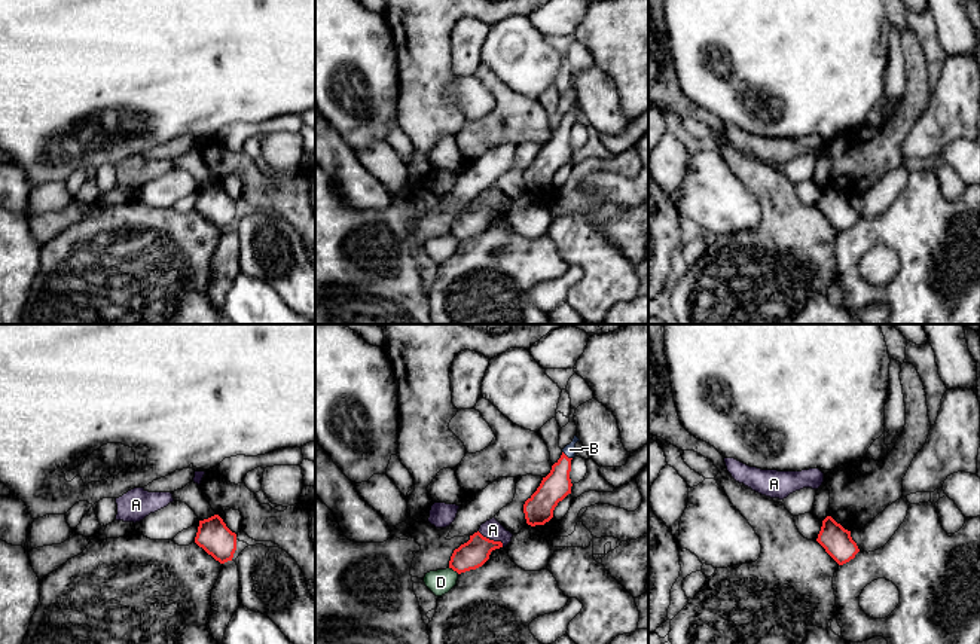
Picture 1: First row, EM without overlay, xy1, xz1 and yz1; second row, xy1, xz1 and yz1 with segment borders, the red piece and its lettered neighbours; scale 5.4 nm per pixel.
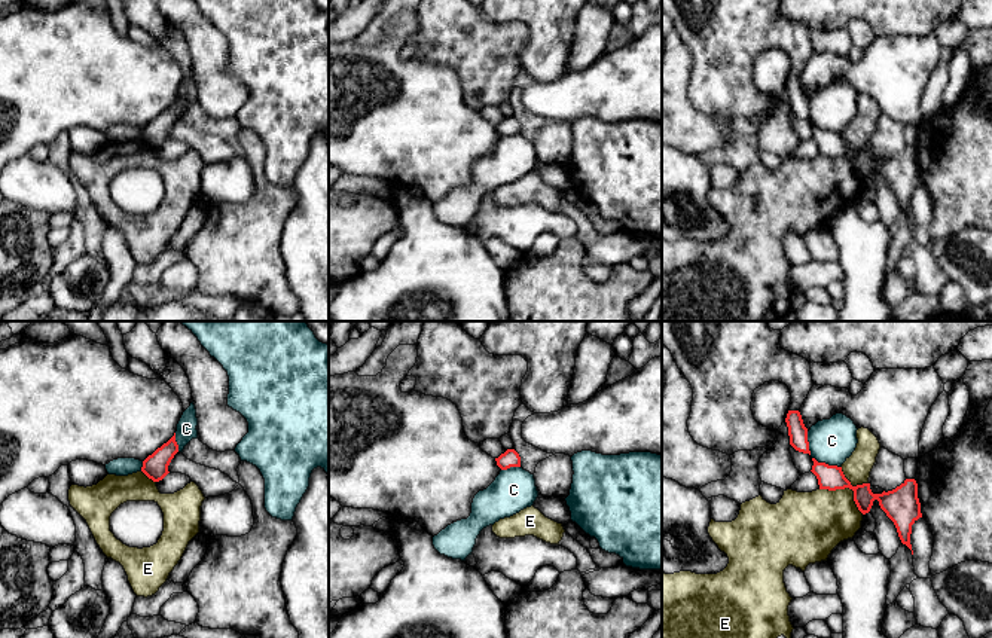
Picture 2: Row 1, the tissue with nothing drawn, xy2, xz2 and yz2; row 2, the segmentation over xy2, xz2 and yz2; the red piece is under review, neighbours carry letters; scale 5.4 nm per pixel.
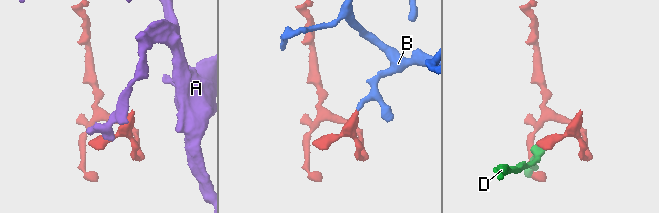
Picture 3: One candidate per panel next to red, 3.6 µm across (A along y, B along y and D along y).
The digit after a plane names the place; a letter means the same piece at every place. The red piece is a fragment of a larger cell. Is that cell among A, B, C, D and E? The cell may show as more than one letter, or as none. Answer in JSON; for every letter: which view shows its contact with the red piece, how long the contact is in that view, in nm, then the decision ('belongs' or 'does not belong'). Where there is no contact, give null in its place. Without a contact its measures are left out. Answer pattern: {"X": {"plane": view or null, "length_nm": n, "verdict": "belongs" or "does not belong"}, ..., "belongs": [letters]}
{"A": {"plane": "xz1", "length_nm": 170, "verdict": "does not belong"}, "B": {"plane": "xz1", "length_nm": 70, "verdict": "belongs"}, "C": {"plane": "yz2", "length_nm": 170, "verdict": "does not belong"}, "D": {"plane": "xz1", "length_nm": 70, "verdict": "does not belong"}, "E": {"plane": "yz2", "length_nm": 280, "verdict": "does not belong"}, "belongs": ["B"]}

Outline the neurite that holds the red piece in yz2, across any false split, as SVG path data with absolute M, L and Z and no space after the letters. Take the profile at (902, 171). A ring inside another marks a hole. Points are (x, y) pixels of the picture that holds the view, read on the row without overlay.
M812 125L812 128L814 132L811 138L817 143L819 156L852 156L854 168L863 181L869 180L873 168L877 167L880 175L894 189L901 210L912 217L912 192L922 184L921 170L918 165L918 150L915 146L906 146L892 158L873 161L870 150L852 153L845 144L842 134L818 129L815 125Z

